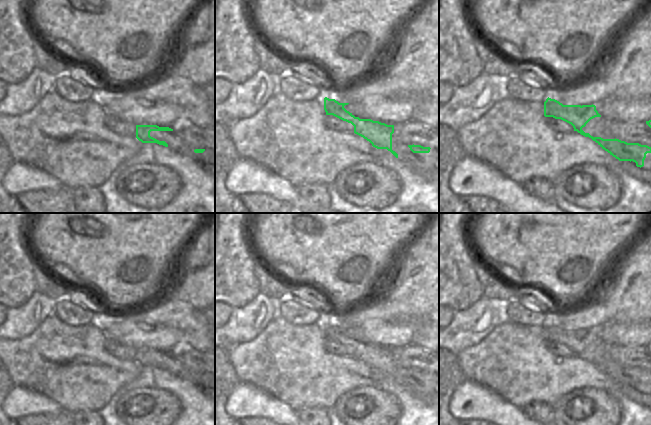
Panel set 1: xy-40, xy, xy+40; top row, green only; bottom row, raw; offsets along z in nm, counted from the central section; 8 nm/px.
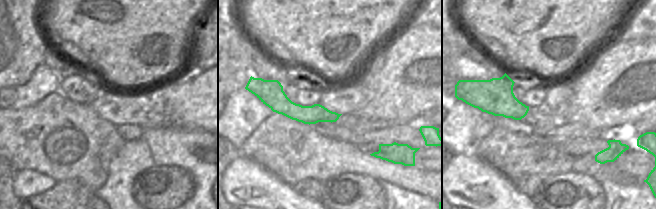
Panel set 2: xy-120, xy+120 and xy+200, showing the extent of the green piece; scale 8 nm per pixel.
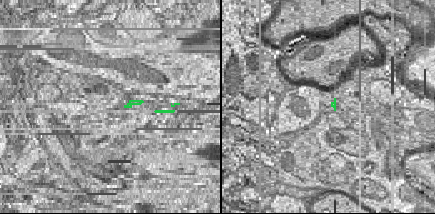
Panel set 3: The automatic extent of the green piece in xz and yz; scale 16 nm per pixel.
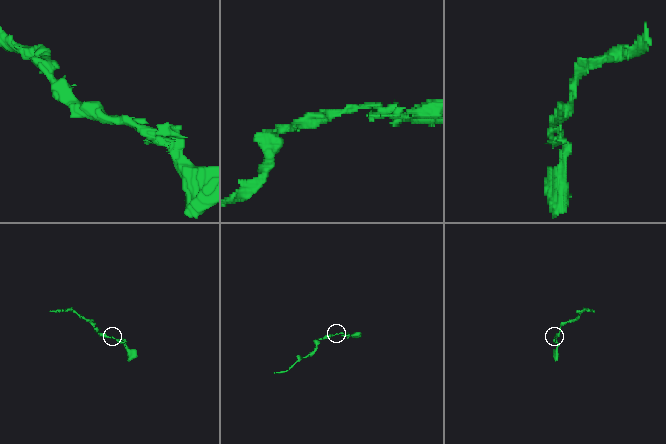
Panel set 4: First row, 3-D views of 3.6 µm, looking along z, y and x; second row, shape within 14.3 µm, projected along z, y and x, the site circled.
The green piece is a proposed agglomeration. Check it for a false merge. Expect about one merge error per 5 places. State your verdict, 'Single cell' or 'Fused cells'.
Fused cells.

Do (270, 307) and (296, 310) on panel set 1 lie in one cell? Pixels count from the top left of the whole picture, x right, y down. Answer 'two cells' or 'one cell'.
two cells

